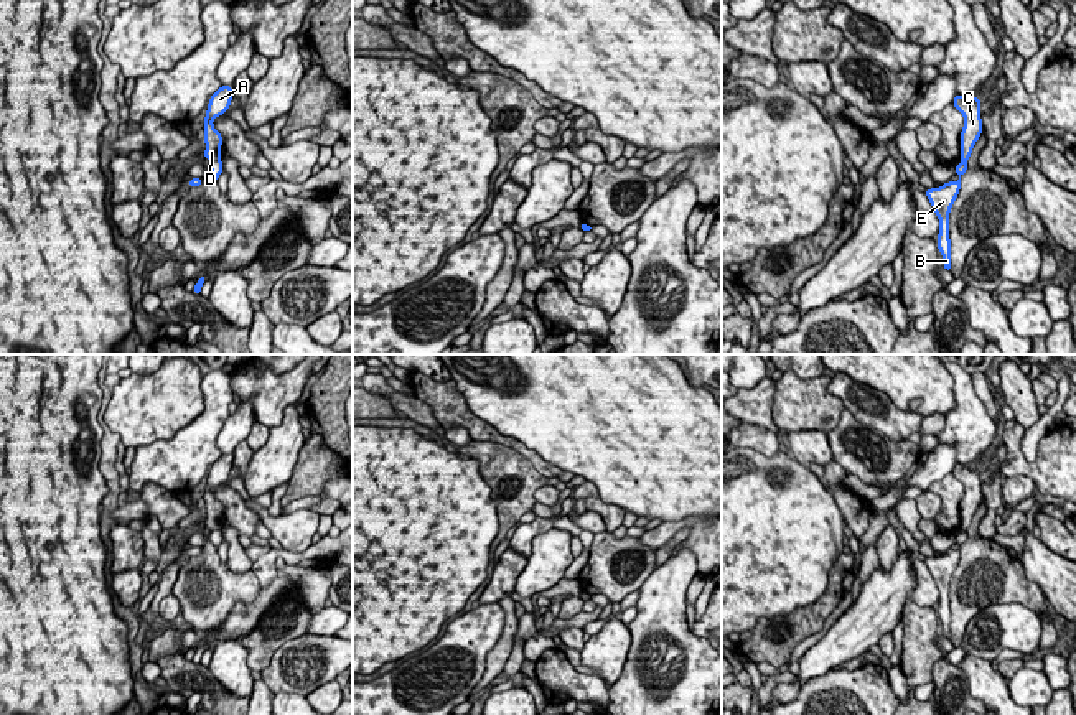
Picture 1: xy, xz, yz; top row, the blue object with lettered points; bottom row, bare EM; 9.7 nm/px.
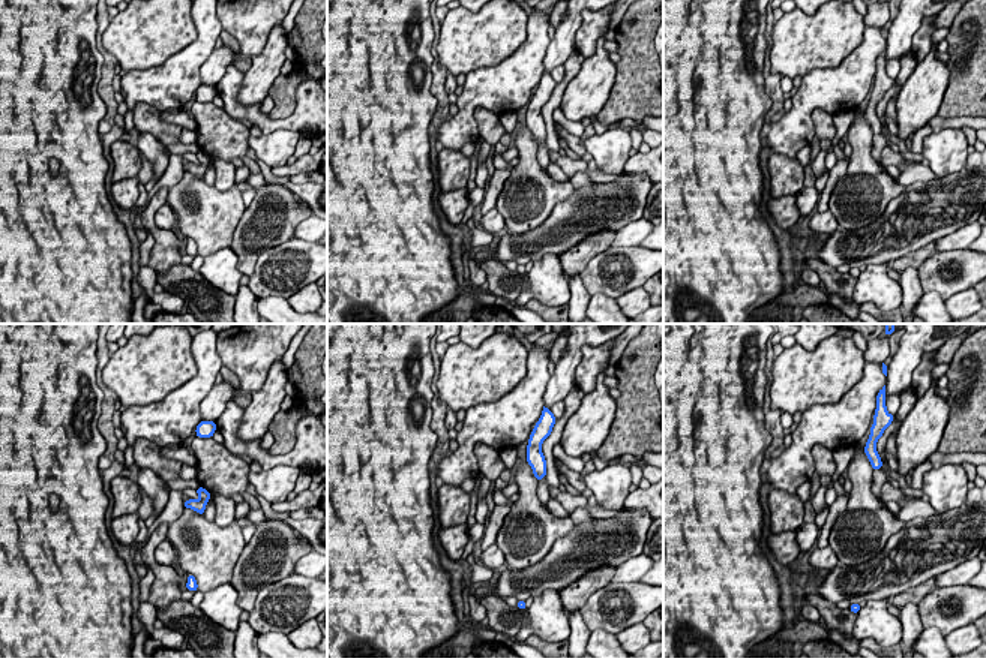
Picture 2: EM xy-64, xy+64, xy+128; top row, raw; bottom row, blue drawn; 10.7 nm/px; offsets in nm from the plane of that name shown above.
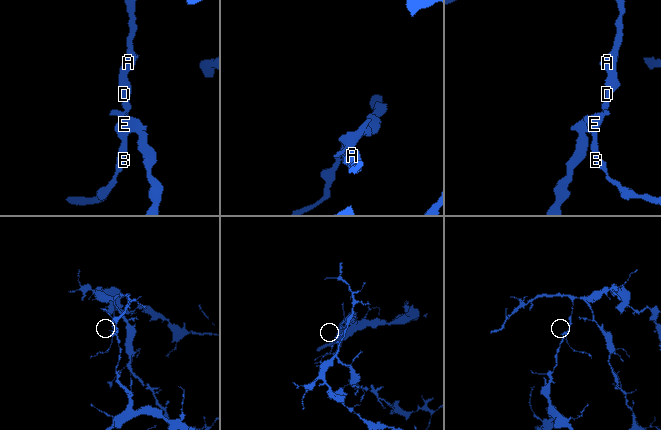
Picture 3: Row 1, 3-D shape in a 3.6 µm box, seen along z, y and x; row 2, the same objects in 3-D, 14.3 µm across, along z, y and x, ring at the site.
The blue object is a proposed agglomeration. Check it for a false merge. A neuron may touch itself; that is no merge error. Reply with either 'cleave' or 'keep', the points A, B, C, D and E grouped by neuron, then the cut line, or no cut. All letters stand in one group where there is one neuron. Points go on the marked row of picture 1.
cleave | A C D / B E | xy (219, 160), (211, 162)

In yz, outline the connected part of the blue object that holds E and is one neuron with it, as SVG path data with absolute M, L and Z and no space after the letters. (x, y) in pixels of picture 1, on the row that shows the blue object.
M961 161L954 166L957 181L947 181L939 188L929 188L924 191L928 196L938 219L939 219L939 234L938 234L938 249L943 255L944 269L951 269L951 239L949 239L949 213L961 189L961 176L967 171L967 163Z

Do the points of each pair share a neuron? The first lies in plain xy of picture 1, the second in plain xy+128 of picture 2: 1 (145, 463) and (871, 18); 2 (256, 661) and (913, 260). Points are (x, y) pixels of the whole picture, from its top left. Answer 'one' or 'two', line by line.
1: two
2: one

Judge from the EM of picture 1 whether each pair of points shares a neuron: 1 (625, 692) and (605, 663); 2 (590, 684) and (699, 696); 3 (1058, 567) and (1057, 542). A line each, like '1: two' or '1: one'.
1: two
2: two
3: two

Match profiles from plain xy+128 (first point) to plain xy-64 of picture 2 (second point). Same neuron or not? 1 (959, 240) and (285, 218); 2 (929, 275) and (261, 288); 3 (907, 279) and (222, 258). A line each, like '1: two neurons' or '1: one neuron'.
1: two neurons
2: one neuron
3: two neurons

